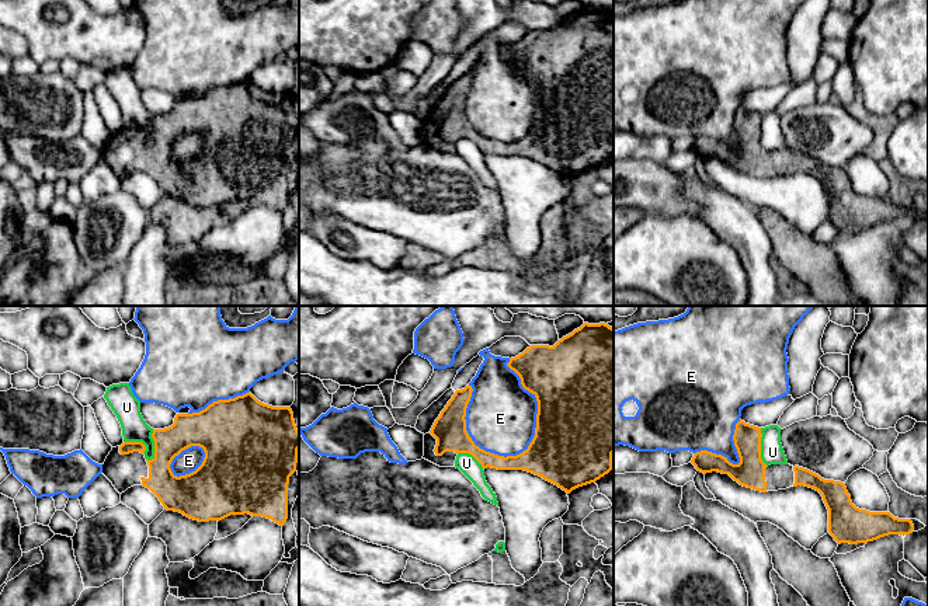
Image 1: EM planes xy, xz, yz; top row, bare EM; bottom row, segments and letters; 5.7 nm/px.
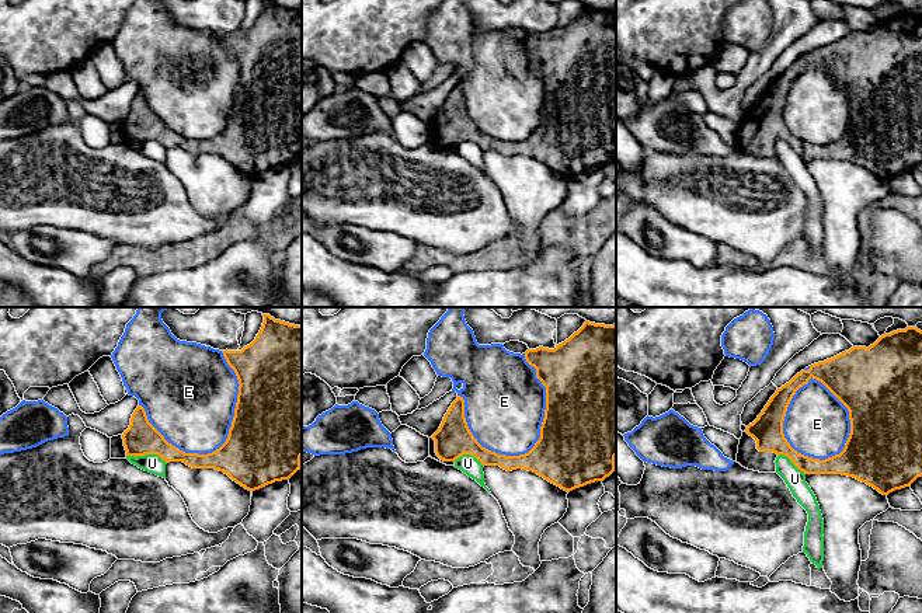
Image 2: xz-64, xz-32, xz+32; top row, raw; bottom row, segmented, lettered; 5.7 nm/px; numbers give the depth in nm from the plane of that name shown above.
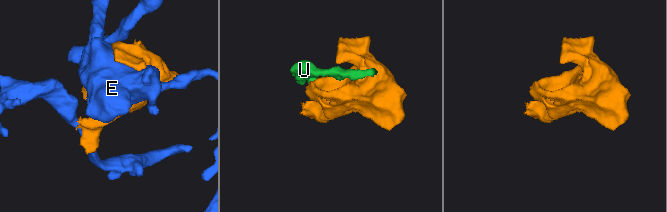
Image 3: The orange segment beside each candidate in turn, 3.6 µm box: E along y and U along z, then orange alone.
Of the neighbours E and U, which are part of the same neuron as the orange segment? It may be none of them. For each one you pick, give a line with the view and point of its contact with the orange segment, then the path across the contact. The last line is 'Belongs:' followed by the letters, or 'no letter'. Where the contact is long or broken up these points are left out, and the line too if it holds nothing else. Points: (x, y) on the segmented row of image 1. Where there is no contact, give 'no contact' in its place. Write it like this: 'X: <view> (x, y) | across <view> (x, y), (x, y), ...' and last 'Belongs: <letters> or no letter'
Belongs: no letter

